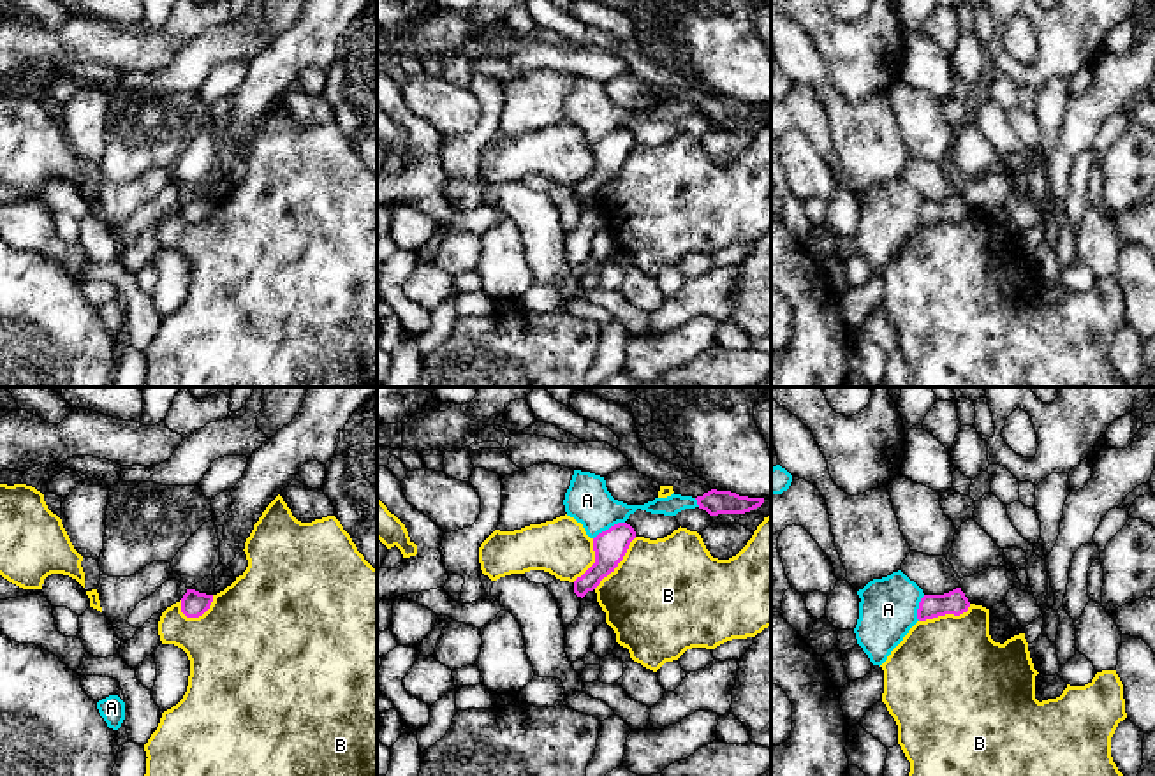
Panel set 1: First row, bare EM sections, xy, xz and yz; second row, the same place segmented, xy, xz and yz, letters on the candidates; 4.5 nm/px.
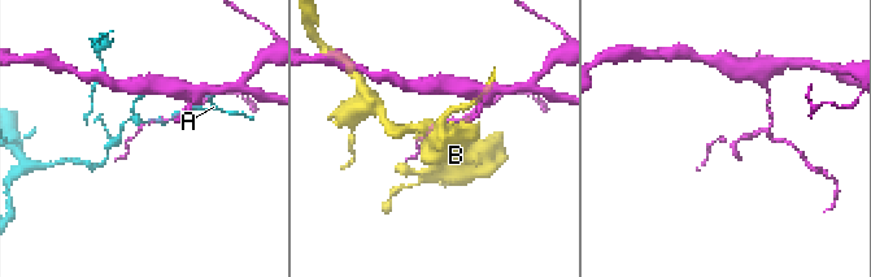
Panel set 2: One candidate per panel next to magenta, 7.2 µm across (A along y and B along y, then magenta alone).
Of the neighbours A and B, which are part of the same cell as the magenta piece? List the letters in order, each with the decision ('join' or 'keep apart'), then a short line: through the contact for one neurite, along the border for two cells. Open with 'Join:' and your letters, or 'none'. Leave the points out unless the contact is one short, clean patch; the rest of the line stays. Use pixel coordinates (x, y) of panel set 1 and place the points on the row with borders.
Join: B
A: keep apart
B: join

